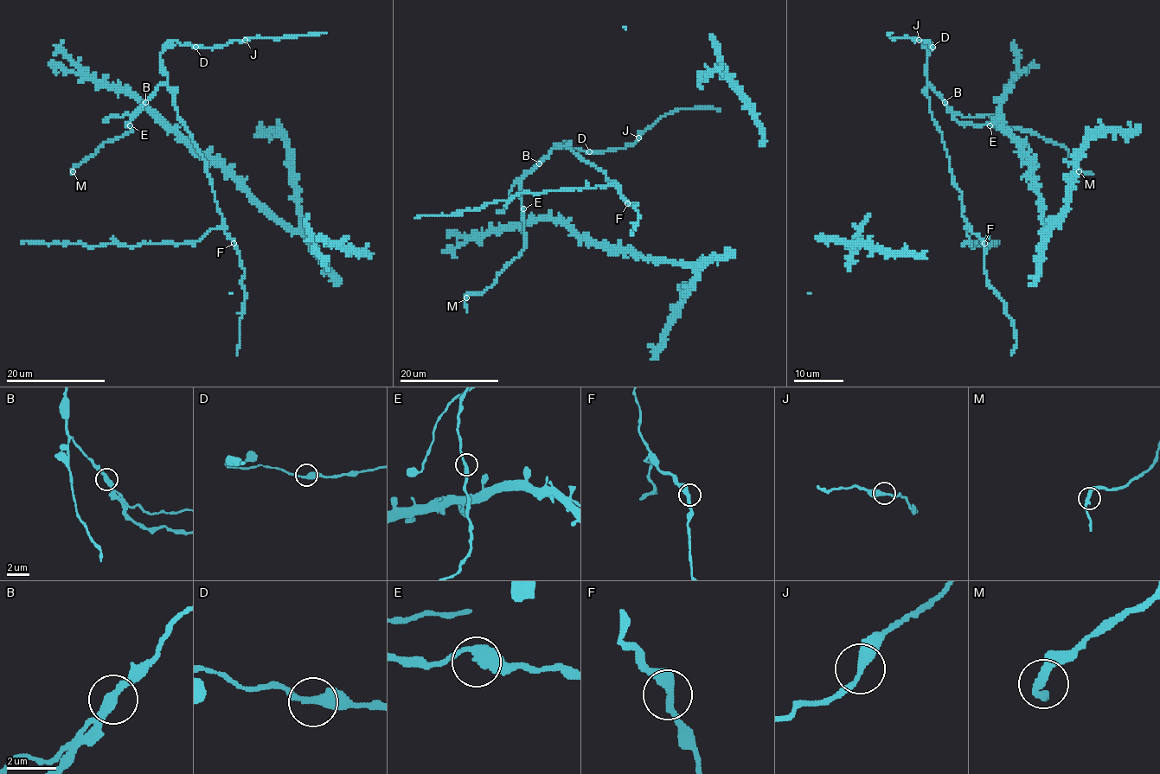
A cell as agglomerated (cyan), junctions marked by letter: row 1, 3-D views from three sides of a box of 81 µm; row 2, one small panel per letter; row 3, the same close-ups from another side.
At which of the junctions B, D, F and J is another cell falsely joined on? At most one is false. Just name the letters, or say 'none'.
B

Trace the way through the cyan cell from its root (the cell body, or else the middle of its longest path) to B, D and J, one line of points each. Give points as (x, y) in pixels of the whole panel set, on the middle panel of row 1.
B: (523, 211), (520, 195), (521, 179), (540, 163)
D: (523, 211), (520, 195), (521, 179), (554, 148), (561, 146), (555, 145), (555, 148), (569, 146), (589, 151)
J: (523, 211), (521, 179), (554, 148), (561, 146), (555, 145), (610, 151), (631, 145), (638, 137)

